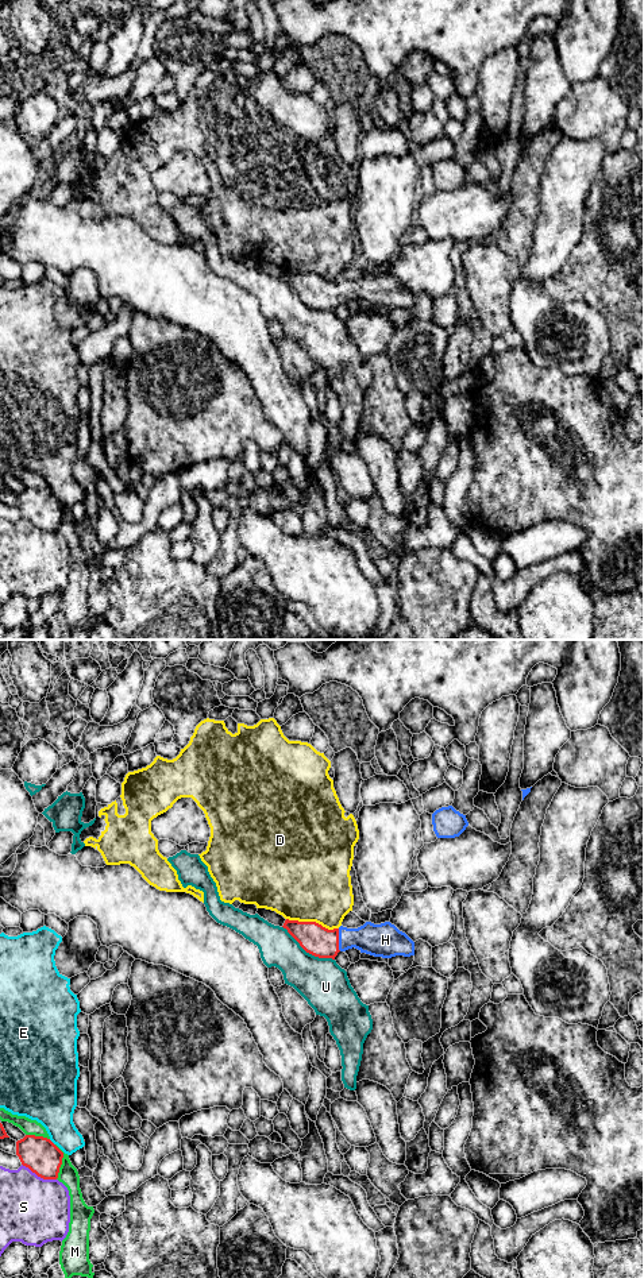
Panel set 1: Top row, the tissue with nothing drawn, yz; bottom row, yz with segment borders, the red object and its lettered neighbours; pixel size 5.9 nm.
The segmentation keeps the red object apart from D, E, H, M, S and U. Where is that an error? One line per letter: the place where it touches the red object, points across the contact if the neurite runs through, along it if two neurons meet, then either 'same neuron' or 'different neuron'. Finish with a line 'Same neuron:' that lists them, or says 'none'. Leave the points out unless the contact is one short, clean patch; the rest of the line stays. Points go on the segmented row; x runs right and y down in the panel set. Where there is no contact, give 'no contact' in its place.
D: yz (312, 922) | different neuron
E: yz (51, 1142) | different neuron
H: yz (338, 939) | same neuron
M: yz (61, 1162) | different neuron
S: yz (39, 1176) | different neuron
U: yz (308, 952) | different neuron
Same neuron: H

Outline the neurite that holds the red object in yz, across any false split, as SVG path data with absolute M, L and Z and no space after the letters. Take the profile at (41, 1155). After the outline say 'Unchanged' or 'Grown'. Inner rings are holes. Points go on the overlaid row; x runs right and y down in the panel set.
M26 1135L16 1142L16 1155L23 1166L43 1179L57 1179L63 1152L47 1138Z. Unchanged

